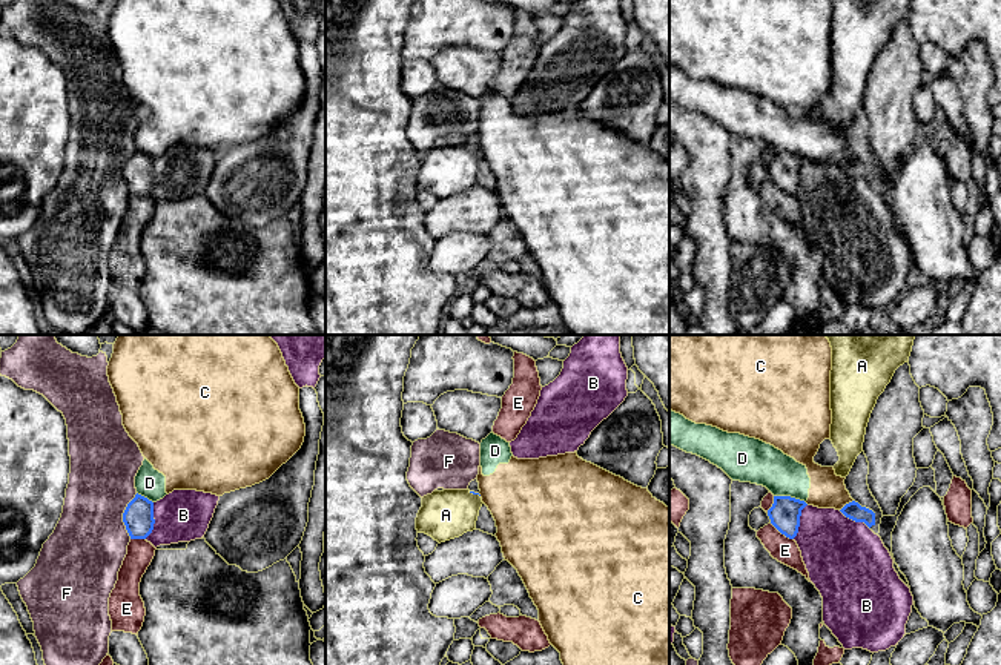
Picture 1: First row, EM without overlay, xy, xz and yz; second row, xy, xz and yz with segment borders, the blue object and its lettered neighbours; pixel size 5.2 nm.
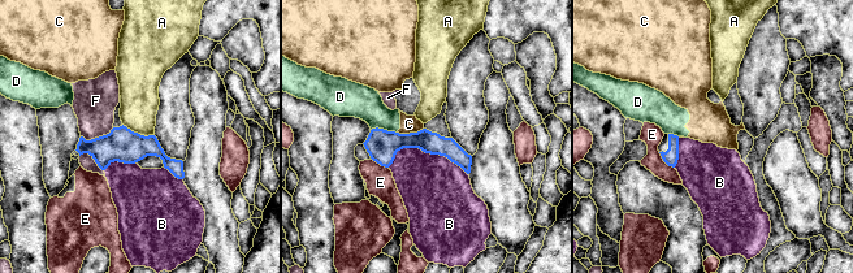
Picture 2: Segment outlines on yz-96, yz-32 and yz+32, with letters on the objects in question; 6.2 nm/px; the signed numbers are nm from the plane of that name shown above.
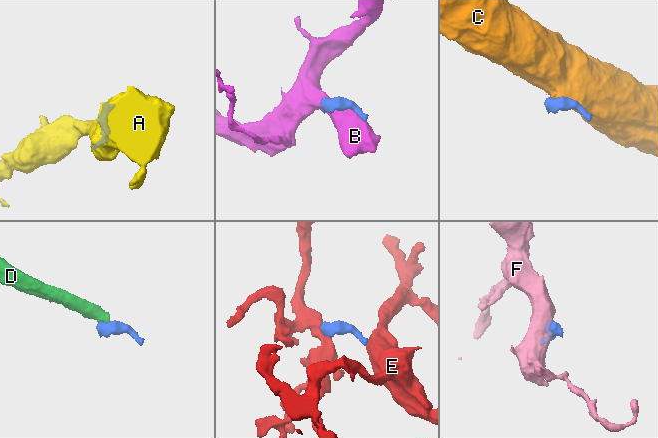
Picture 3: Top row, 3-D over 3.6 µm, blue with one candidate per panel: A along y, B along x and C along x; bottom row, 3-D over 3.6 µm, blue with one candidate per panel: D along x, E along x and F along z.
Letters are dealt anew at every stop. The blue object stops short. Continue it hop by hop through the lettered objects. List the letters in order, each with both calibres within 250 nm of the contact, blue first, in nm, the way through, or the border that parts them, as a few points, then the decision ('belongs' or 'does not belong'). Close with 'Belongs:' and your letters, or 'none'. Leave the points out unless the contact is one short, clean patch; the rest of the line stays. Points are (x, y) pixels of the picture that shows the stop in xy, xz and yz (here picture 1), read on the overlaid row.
A: 20 nm thick on the blue side, 260 nm on the other; border along xz (469, 492), (479, 496); does not belong
B: 160 nm thick on the blue side, 280 nm on the other; does not belong
C: 90 nm thick on the blue side, 190 nm on the other; border along yz (852, 499), (840, 510); does not belong
D: 160 nm thick on the blue side, 220 nm on the other; border along yz (774, 495), (789, 495), (805, 502); does not belong
E: 160 nm thick on the blue side, 140 nm on the other; does not belong
F: 160 nm thick on the blue side, 400 nm on the other; border along xy (137, 493), (123, 513), (123, 524), (129, 538); does not belong
Belongs: none

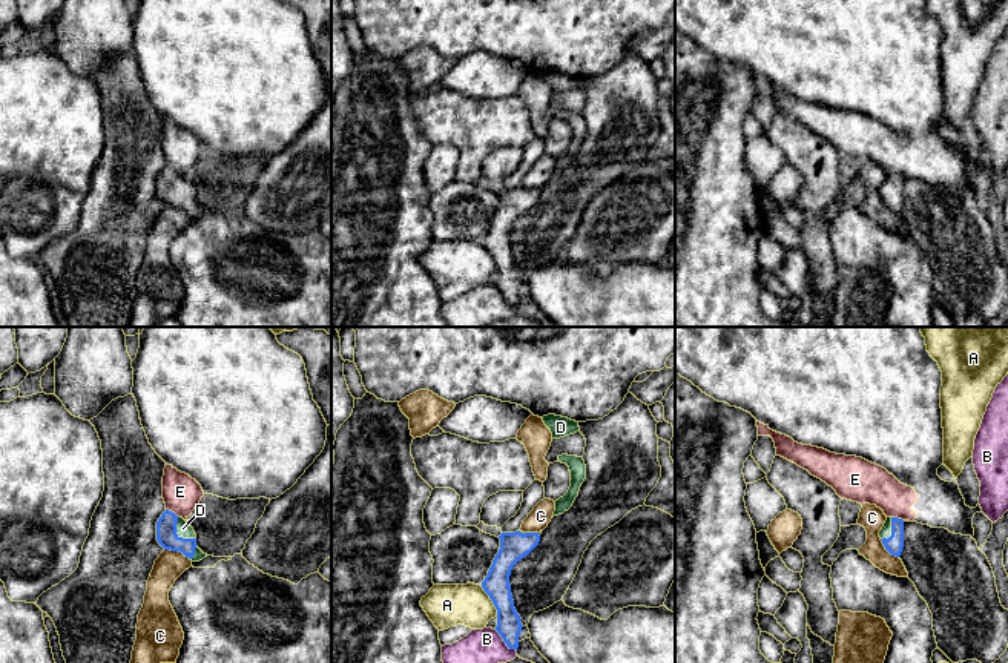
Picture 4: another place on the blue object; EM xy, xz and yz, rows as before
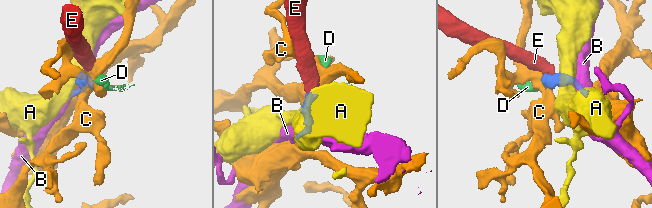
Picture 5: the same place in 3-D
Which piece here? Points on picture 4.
A: 140 nm thick on the blue side, 220 nm on the other; border along xz (480, 585), (497, 614); does not belong
B: 130 nm thick on the blue side, 180 nm on the other; border along xz (494, 630), (516, 651); does not belong
C: 110 nm thick on the blue side, 150 nm on the other; does not belong
D: 110 nm thick on the blue side, 80 nm on the other; runs through xy (166, 527), (177, 534), (183, 528); belongs
E: 110 nm thick on the blue side, 200 nm on the other; border along xy (166, 508), (178, 516); does not belong
Belongs: D

